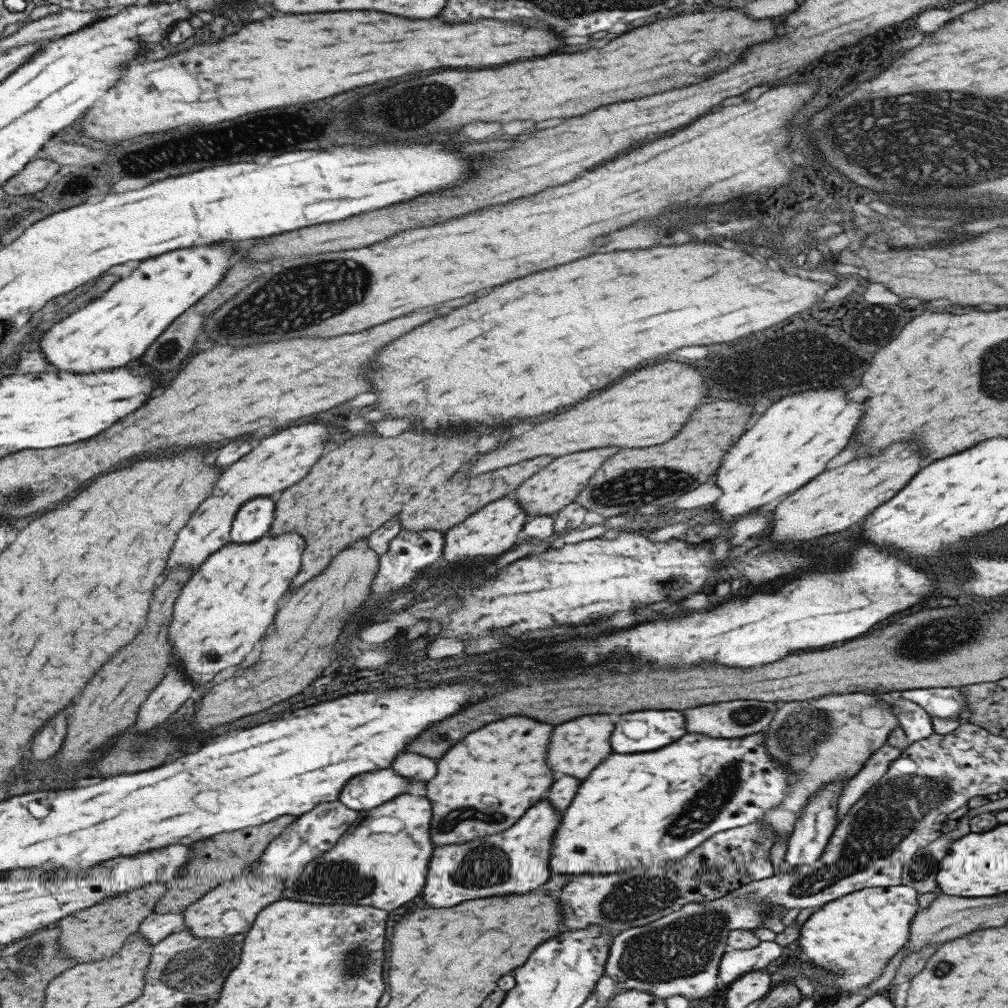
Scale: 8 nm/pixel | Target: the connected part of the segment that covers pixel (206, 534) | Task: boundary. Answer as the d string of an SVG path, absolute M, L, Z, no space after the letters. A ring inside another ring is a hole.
M321 422L287 428L279 434L263 438L249 454L241 456L237 462L225 468L225 472L215 482L211 494L199 504L199 510L191 514L183 530L179 530L167 560L167 570L177 564L183 564L183 566L191 566L189 568L191 575L197 572L199 566L212 552L219 550L230 541L230 526L234 514L243 502L258 496L269 497L273 492L281 492L287 486L299 482L311 470L315 460L321 456L323 444L333 434L333 430L335 426Z

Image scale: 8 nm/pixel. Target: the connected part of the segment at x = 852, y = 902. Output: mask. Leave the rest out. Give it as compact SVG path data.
M895 885L883 887L869 887L851 891L842 897L830 900L822 904L816 911L801 924L797 939L802 956L807 958L816 969L824 972L818 976L820 986L839 990L838 996L847 994L869 993L867 989L859 991L869 982L873 982L881 970L885 968L887 961L900 949L907 940L909 923L920 906L918 895L914 888L907 885Z

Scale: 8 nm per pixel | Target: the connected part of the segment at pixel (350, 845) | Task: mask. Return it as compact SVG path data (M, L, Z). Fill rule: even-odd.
M409 794L395 796L369 810L358 810L352 826L343 832L335 845L305 864L299 876L289 876L289 882L284 880L283 898L319 904L367 904L381 910L399 908L423 888L434 849L429 840L429 820L429 800ZM353 854L359 854L359 858Z

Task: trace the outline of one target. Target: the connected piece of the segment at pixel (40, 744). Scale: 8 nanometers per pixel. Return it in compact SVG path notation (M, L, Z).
M63 710L61 714L57 714L55 718L51 718L43 730L37 732L35 740L33 740L33 752L35 752L35 760L47 760L53 754L57 754L63 748L63 742L69 734L67 728L67 718L69 718L69 710Z

